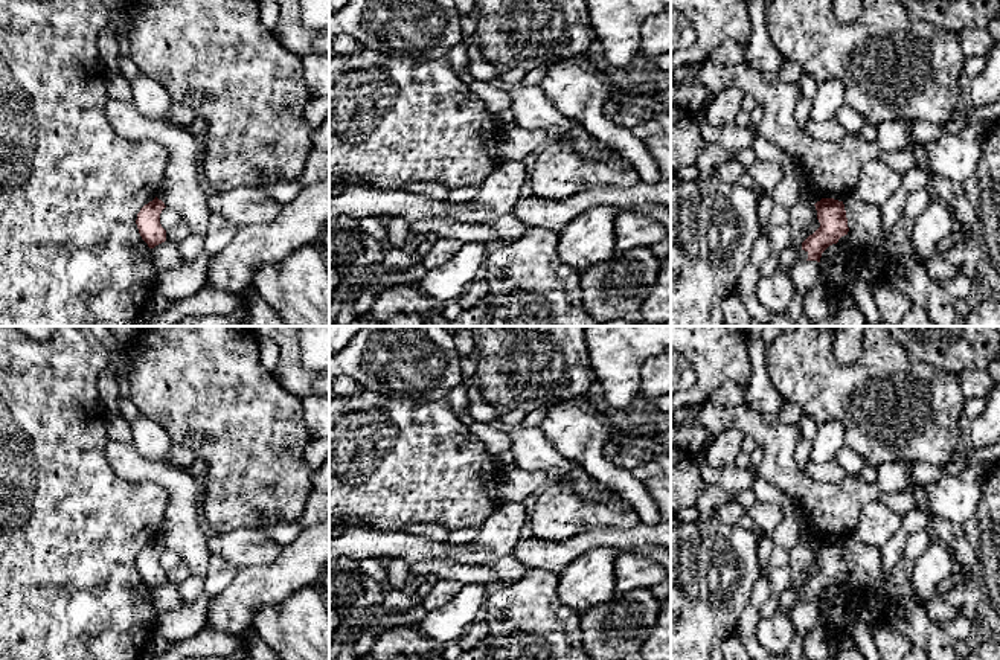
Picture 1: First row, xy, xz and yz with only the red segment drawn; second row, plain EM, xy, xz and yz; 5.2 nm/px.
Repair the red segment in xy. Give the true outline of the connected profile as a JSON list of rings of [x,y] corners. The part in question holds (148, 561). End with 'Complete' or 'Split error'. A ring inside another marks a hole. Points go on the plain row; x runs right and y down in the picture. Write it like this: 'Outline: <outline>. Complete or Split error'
Outline: [[[155,538],[137,555],[139,575],[149,590],[166,582],[166,572],[160,565],[160,555],[165,549],[165,544]]]. Complete

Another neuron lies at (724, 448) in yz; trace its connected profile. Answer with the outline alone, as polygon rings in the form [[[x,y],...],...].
[[[726,430],[712,439],[706,450],[710,466],[727,466],[735,463],[738,454],[742,451],[745,436],[738,430]]]

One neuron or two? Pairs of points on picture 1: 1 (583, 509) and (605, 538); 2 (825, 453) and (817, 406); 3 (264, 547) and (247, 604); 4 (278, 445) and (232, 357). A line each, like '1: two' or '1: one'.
1: two
2: two
3: two
4: one

